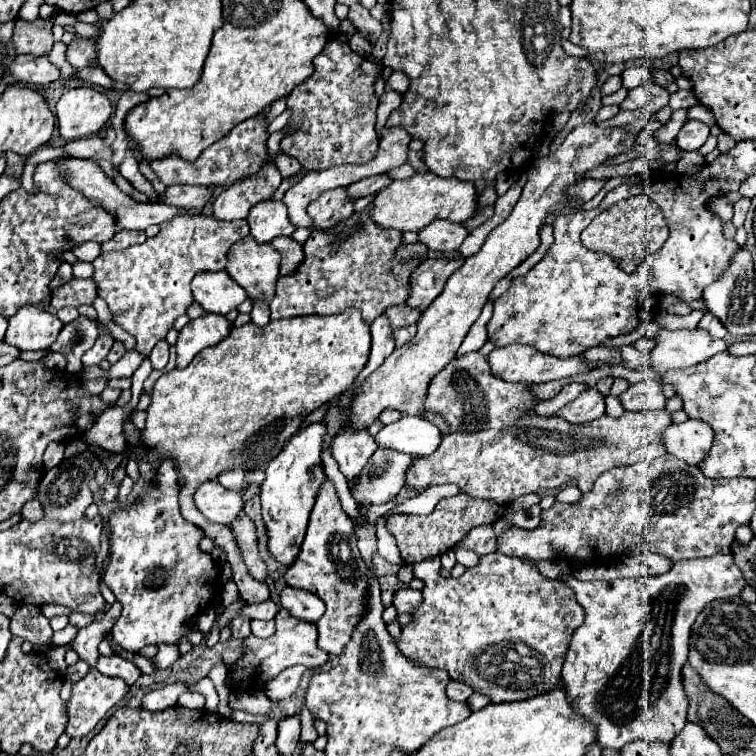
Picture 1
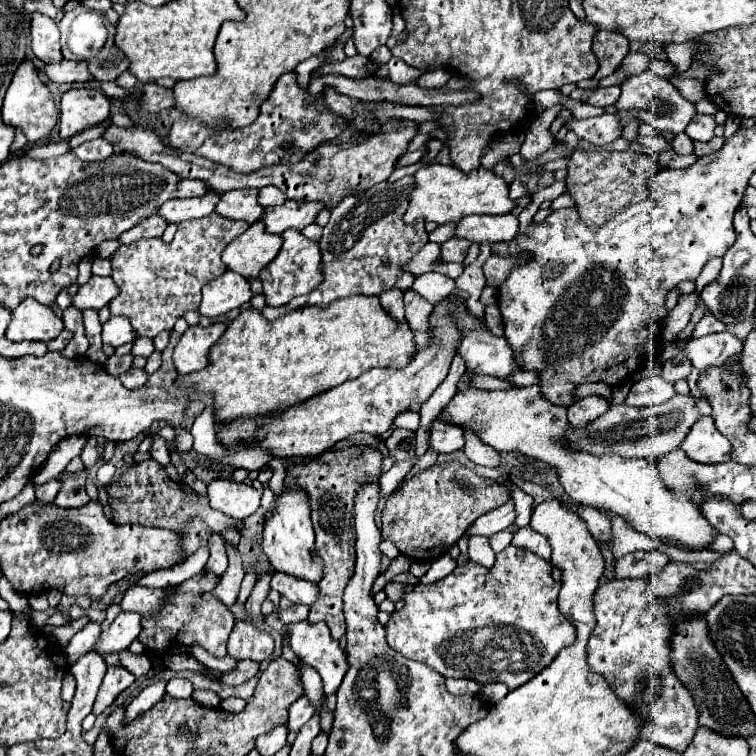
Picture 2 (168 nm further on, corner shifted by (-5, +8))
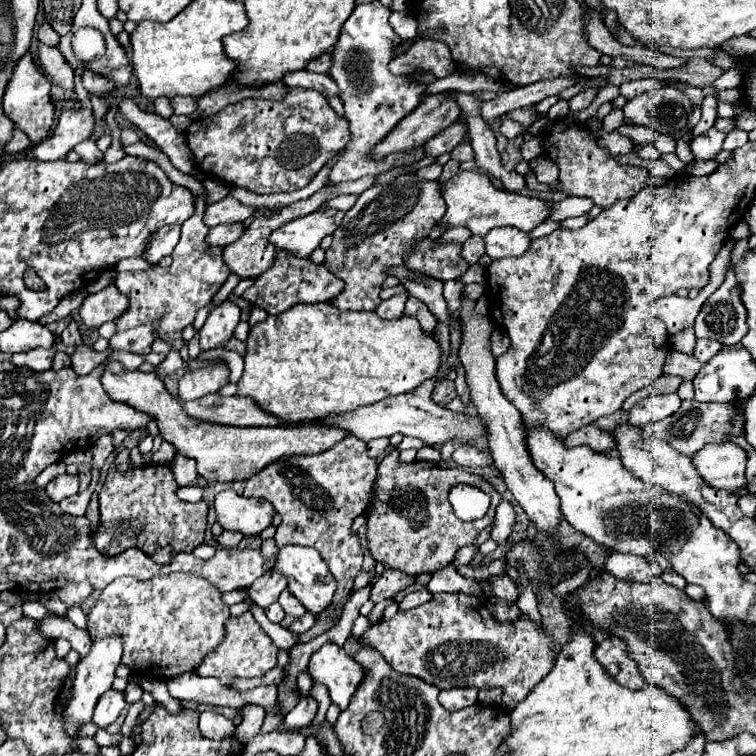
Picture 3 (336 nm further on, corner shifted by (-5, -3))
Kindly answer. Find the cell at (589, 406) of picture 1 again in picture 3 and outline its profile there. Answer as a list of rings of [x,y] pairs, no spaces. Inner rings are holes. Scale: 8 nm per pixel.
[[[587,424],[579,430],[573,430],[571,434],[567,434],[567,438],[563,442],[569,448],[589,446],[595,452],[609,452],[609,450],[615,448],[615,438],[607,430],[601,430],[597,424]]]

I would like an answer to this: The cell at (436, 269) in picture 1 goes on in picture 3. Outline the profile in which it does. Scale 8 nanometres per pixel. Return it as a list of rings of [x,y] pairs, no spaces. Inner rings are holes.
[[[471,236],[465,244],[463,244],[463,250],[461,250],[461,258],[467,260],[467,264],[475,264],[481,254],[485,254],[485,248],[483,248],[483,238],[479,236]]]

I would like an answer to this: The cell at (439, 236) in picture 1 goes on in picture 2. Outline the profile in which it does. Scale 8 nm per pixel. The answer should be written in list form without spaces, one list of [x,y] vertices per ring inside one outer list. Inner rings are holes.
[[[513,213],[507,215],[469,215],[459,221],[455,235],[471,239],[475,243],[511,241],[519,233],[519,219]]]

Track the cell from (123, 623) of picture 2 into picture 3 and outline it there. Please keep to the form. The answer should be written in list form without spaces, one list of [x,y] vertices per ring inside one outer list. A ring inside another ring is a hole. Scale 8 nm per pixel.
[[[111,634],[103,640],[95,640],[89,654],[79,660],[77,676],[73,680],[73,698],[69,702],[69,708],[63,712],[63,724],[65,724],[65,728],[71,736],[77,734],[79,724],[91,722],[91,716],[93,716],[93,710],[95,710],[95,704],[97,704],[99,696],[103,692],[107,692],[113,684],[115,670],[121,664],[121,654],[123,654],[123,638],[119,634]]]

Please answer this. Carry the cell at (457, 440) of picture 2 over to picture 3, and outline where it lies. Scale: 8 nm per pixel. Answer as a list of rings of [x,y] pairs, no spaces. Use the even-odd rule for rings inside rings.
[[[463,444],[453,452],[453,462],[457,462],[459,466],[487,466],[493,462],[489,452],[481,452],[471,444]]]

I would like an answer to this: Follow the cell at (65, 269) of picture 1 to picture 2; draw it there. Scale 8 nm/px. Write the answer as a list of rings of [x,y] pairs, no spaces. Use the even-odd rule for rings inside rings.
[[[75,283],[75,285],[69,285],[67,289],[63,289],[63,293],[59,293],[59,297],[57,297],[57,301],[55,301],[55,303],[59,305],[59,309],[65,311],[67,307],[73,305],[73,295],[77,293],[77,287],[79,287],[79,285]]]

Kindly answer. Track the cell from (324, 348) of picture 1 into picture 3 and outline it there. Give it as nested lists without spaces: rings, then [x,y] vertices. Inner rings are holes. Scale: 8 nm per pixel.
[[[329,302],[297,304],[283,314],[267,316],[265,322],[251,326],[247,352],[243,356],[245,370],[237,382],[237,396],[253,398],[267,414],[287,420],[321,420],[329,414],[351,412],[363,404],[373,404],[391,394],[405,394],[423,380],[433,378],[439,368],[441,348],[433,336],[423,334],[419,322],[409,316],[383,320],[375,312],[345,312]]]

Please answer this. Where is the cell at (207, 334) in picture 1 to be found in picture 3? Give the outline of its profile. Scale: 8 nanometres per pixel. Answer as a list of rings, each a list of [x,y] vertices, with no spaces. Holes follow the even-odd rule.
[[[215,360],[205,368],[191,370],[179,380],[179,398],[195,400],[205,394],[217,392],[229,380],[229,366],[225,360]]]

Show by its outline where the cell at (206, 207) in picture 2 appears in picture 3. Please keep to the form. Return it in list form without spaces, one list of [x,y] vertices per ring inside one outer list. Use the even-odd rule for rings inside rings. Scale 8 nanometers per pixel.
[[[227,196],[227,198],[205,208],[203,222],[209,228],[213,228],[213,226],[219,226],[219,224],[231,224],[231,222],[247,220],[251,214],[253,214],[253,208],[247,208],[247,206],[239,204],[235,198]]]

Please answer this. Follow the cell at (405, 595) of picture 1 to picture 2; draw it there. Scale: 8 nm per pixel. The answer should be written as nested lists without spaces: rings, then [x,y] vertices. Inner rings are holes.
[[[389,581],[385,587],[383,587],[383,591],[387,593],[387,597],[391,599],[391,601],[399,601],[399,599],[403,599],[403,583],[395,583],[395,581]]]

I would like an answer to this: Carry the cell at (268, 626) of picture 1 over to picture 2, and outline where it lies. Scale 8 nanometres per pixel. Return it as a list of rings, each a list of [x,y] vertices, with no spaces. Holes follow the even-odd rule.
[[[291,605],[289,609],[283,609],[279,611],[279,617],[283,623],[299,623],[299,621],[305,621],[307,619],[307,613],[309,613],[309,607],[307,605]]]

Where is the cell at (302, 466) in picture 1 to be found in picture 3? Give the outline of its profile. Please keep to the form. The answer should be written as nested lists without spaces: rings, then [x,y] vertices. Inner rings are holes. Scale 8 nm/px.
[[[283,546],[283,548],[279,548],[273,570],[287,578],[287,590],[313,614],[327,608],[327,604],[331,602],[331,598],[335,594],[337,582],[329,574],[325,560],[319,556],[319,552],[315,552],[315,548],[309,548],[309,546]]]

